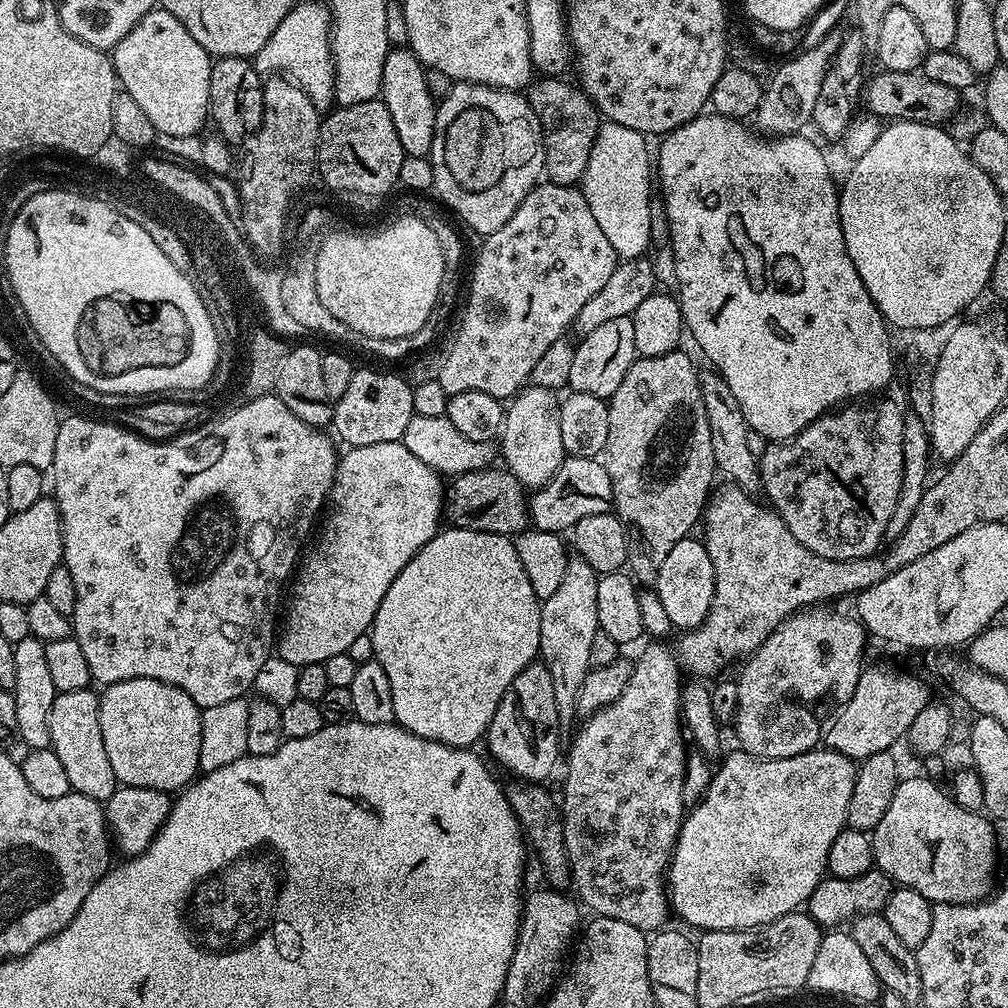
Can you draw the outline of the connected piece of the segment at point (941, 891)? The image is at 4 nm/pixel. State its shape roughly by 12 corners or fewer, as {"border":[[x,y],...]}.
{"border":[[927,775],[870,833],[875,867],[931,904],[993,891],[993,821]]}

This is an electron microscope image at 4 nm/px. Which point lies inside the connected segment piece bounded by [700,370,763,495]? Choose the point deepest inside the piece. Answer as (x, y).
(728, 428)

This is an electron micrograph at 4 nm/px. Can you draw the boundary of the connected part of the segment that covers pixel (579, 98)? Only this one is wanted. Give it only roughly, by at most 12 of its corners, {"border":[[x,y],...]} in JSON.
{"border":[[536,78],[528,105],[544,171],[579,185],[602,117],[564,78]]}

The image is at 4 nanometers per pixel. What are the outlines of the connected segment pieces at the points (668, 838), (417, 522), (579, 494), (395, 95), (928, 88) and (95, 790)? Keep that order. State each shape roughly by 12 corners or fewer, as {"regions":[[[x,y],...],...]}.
{"regions":[[[676,656],[566,749],[564,845],[579,903],[669,923],[686,815]],[[398,440],[339,457],[278,648],[346,650],[436,536],[441,473]],[[565,455],[531,493],[531,527],[564,534],[613,508],[603,463]],[[393,47],[379,99],[405,156],[432,151],[437,101],[424,65]],[[880,70],[865,109],[888,122],[940,126],[961,93],[923,71]],[[56,693],[50,747],[72,791],[107,802],[118,781],[102,743],[100,698]]]}

